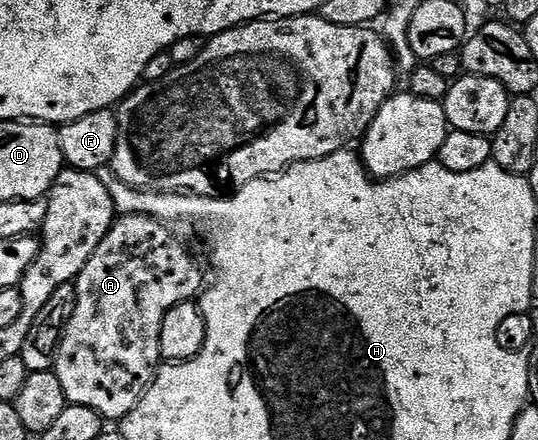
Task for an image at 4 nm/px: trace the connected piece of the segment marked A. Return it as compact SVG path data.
M144 213L118 216L75 282L75 315L71 315L65 334L61 336L55 372L59 383L63 383L68 404L91 407L109 423L120 423L140 403L157 378L157 370L163 364L163 321L169 309L194 300L203 289L200 263L165 225L168 224L164 220Z

